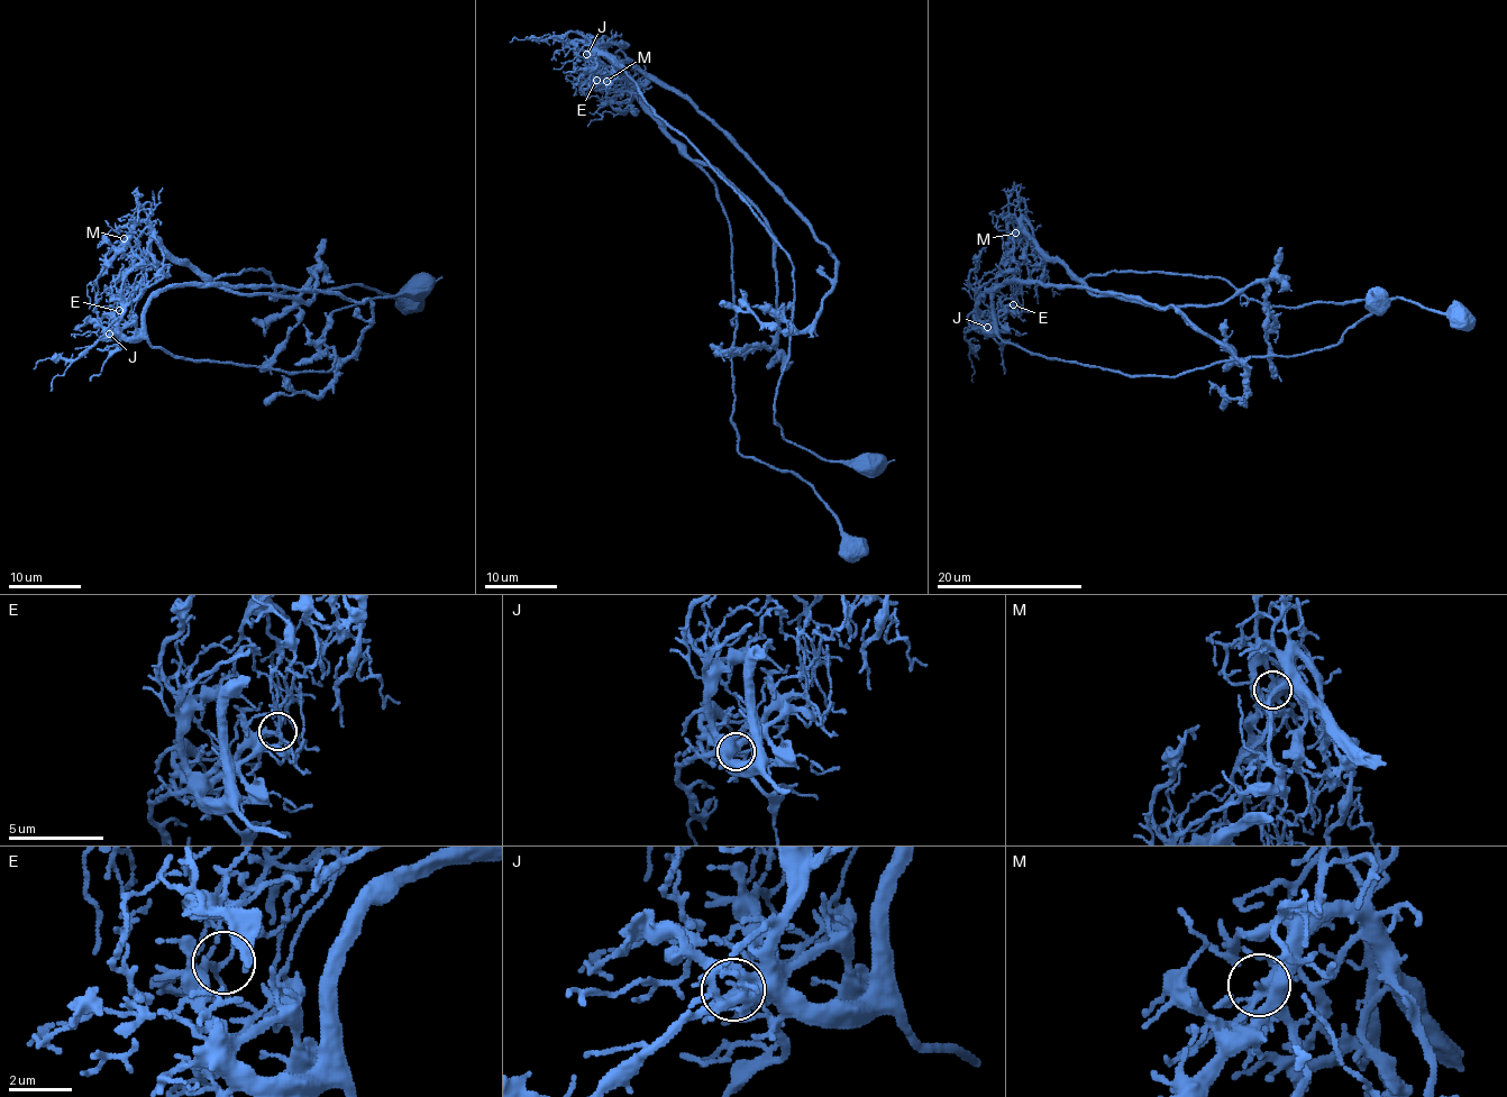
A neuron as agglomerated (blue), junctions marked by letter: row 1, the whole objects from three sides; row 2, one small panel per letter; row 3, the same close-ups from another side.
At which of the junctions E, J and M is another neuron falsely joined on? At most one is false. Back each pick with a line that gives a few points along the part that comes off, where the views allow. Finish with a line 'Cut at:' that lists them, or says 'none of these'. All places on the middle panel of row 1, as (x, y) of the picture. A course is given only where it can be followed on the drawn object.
E: course (595, 81), (620, 96), (633, 92), (714, 185), (729, 224), (738, 450), (802, 477), (867, 555)
Cut at: E

